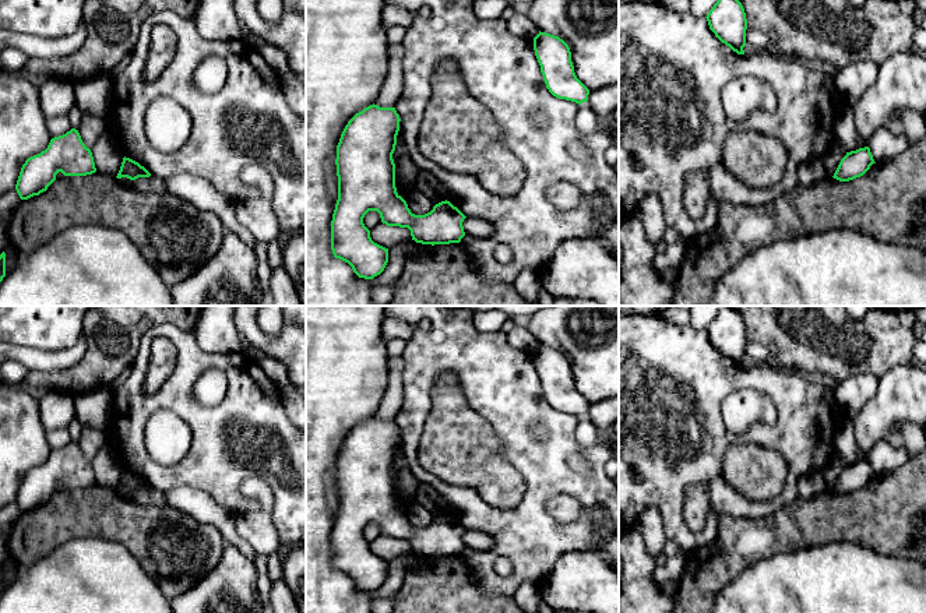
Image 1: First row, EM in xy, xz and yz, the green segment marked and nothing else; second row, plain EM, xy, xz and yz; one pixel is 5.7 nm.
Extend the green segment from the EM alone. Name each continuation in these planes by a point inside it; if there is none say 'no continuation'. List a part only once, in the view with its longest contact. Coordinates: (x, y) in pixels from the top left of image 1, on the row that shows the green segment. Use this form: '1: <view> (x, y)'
no continuation

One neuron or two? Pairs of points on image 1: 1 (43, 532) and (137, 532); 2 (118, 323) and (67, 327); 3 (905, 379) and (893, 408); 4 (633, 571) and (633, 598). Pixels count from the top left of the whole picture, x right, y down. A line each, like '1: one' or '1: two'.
1: one
2: two
3: one
4: one

